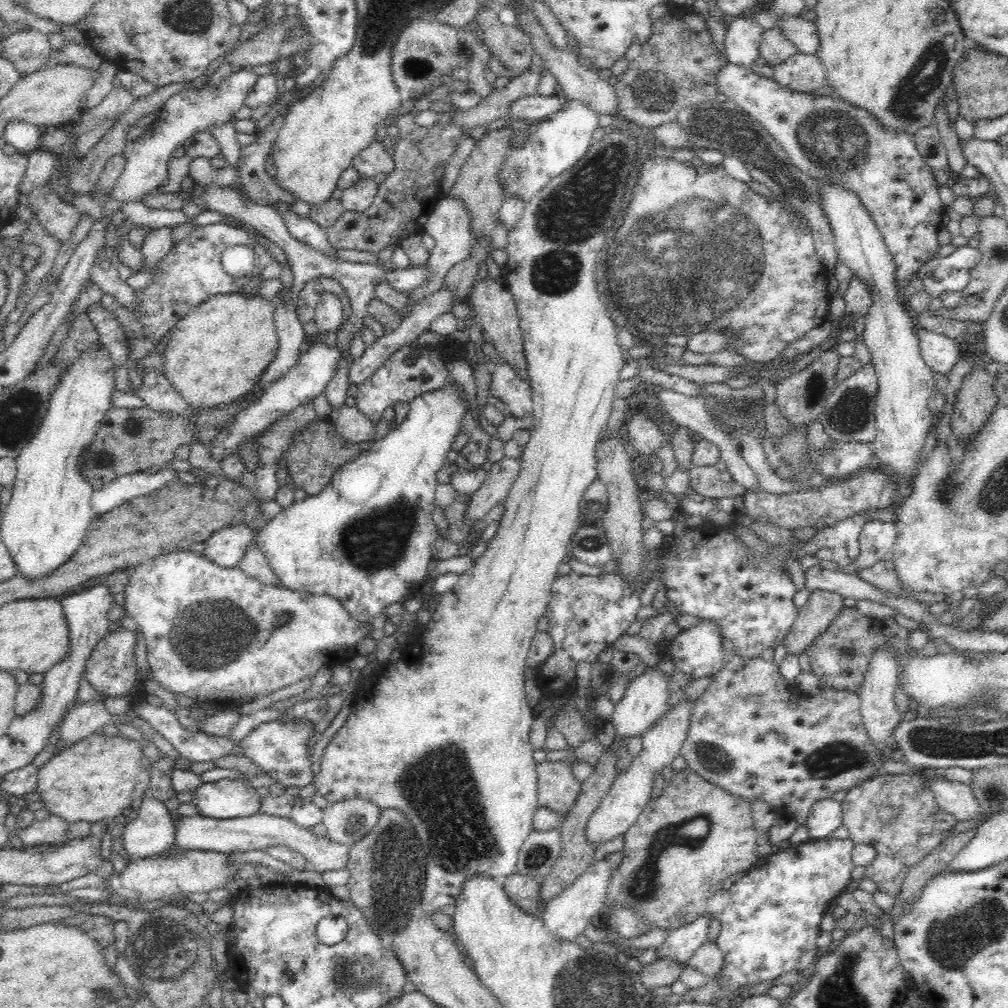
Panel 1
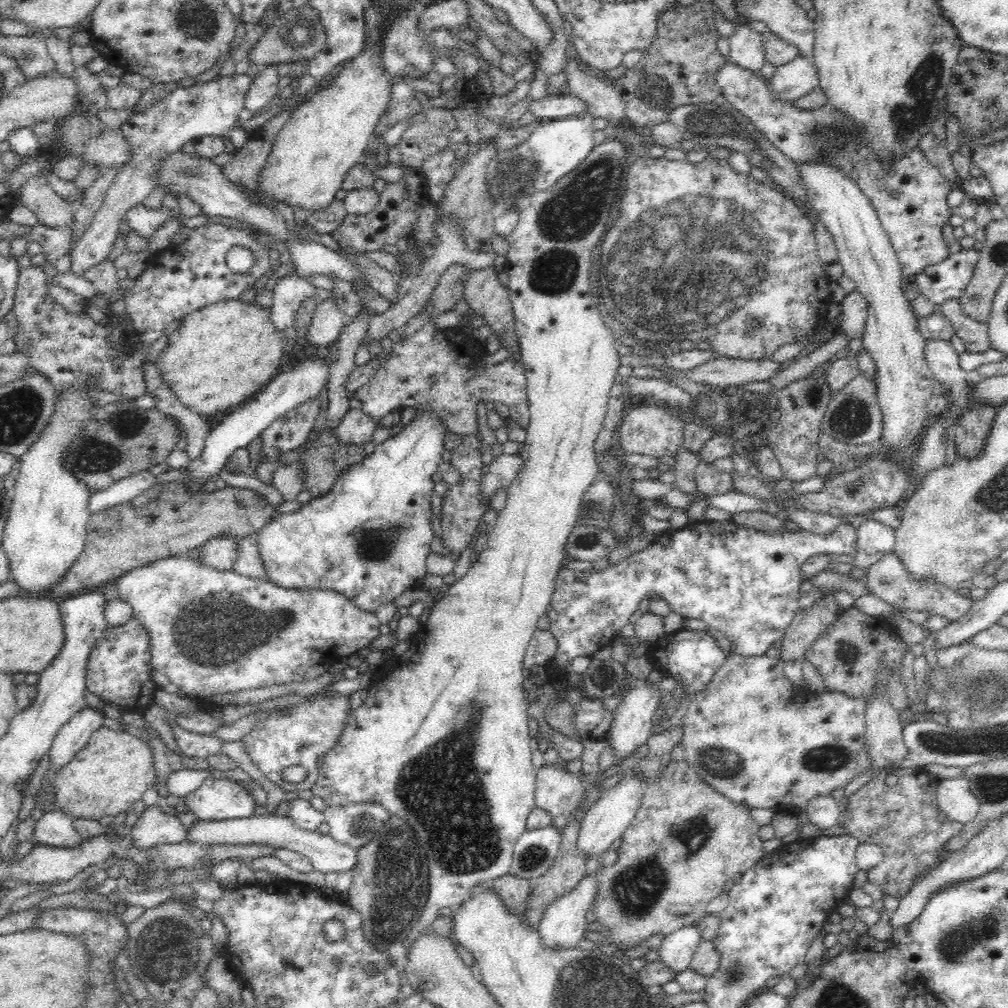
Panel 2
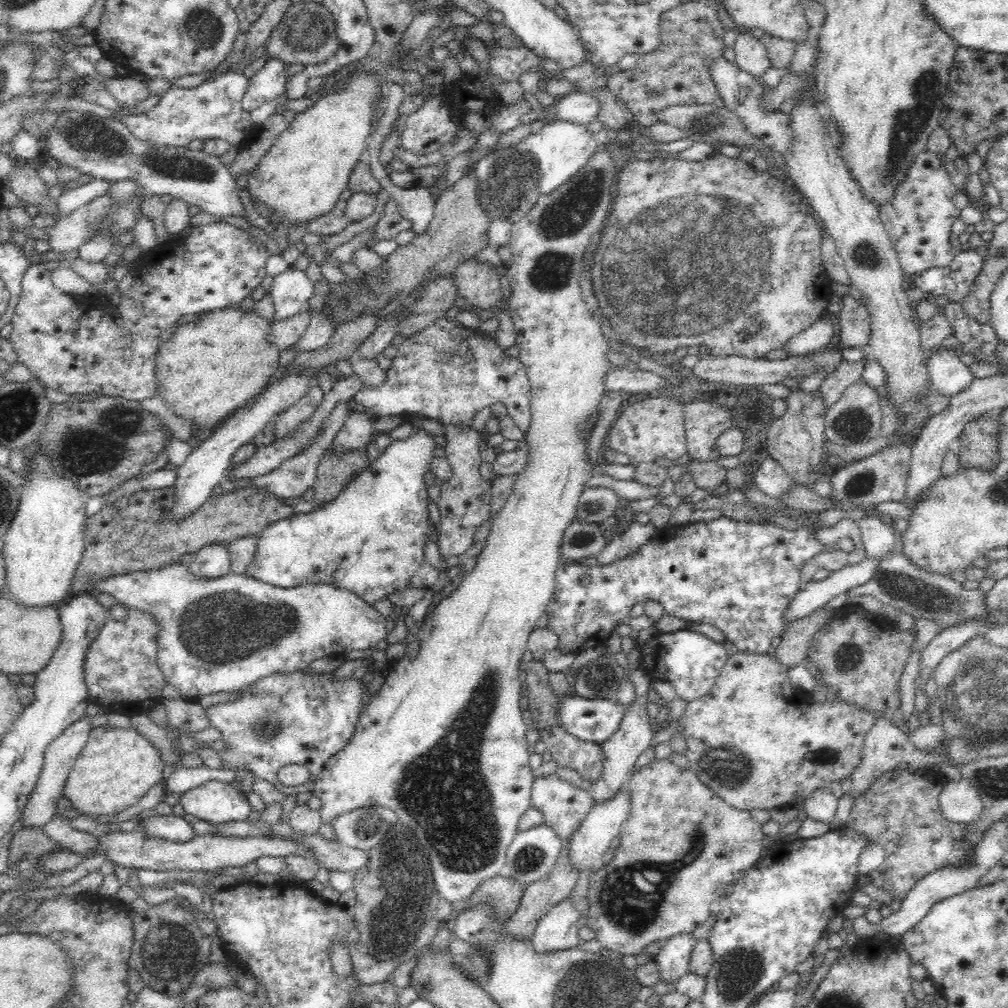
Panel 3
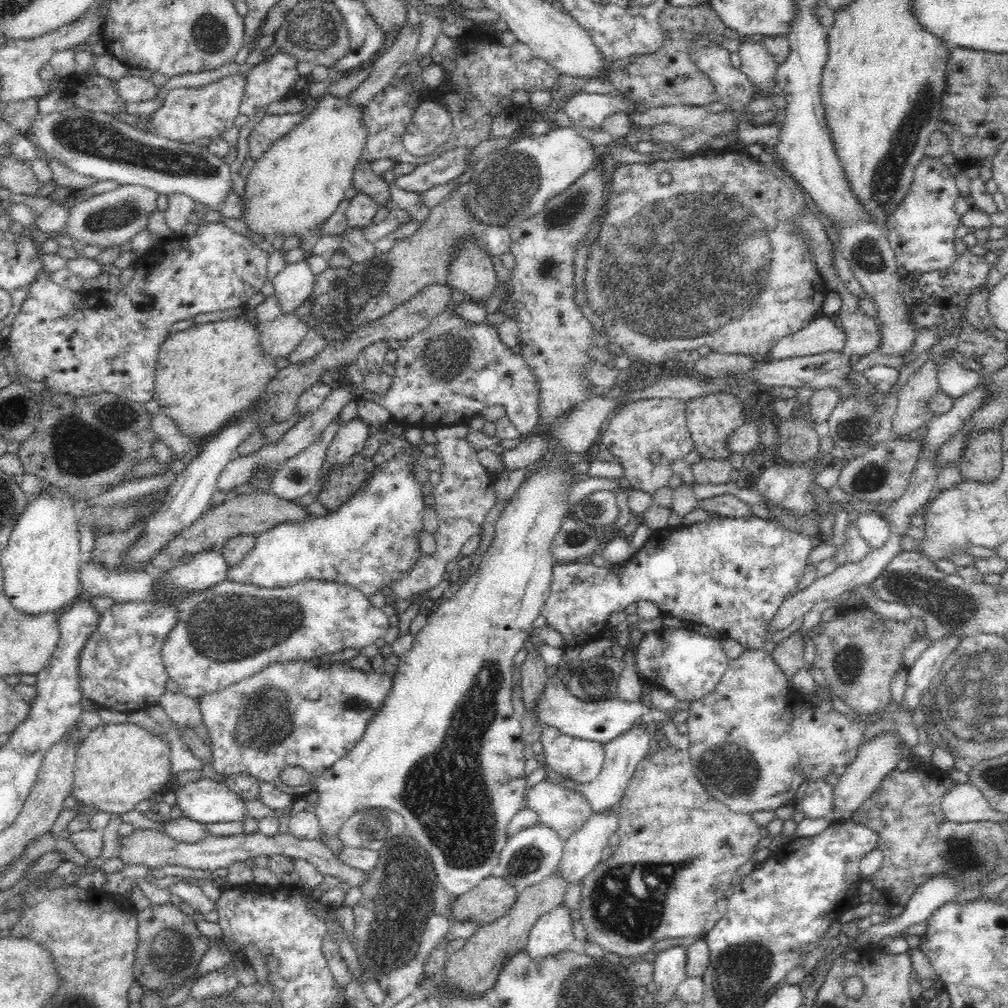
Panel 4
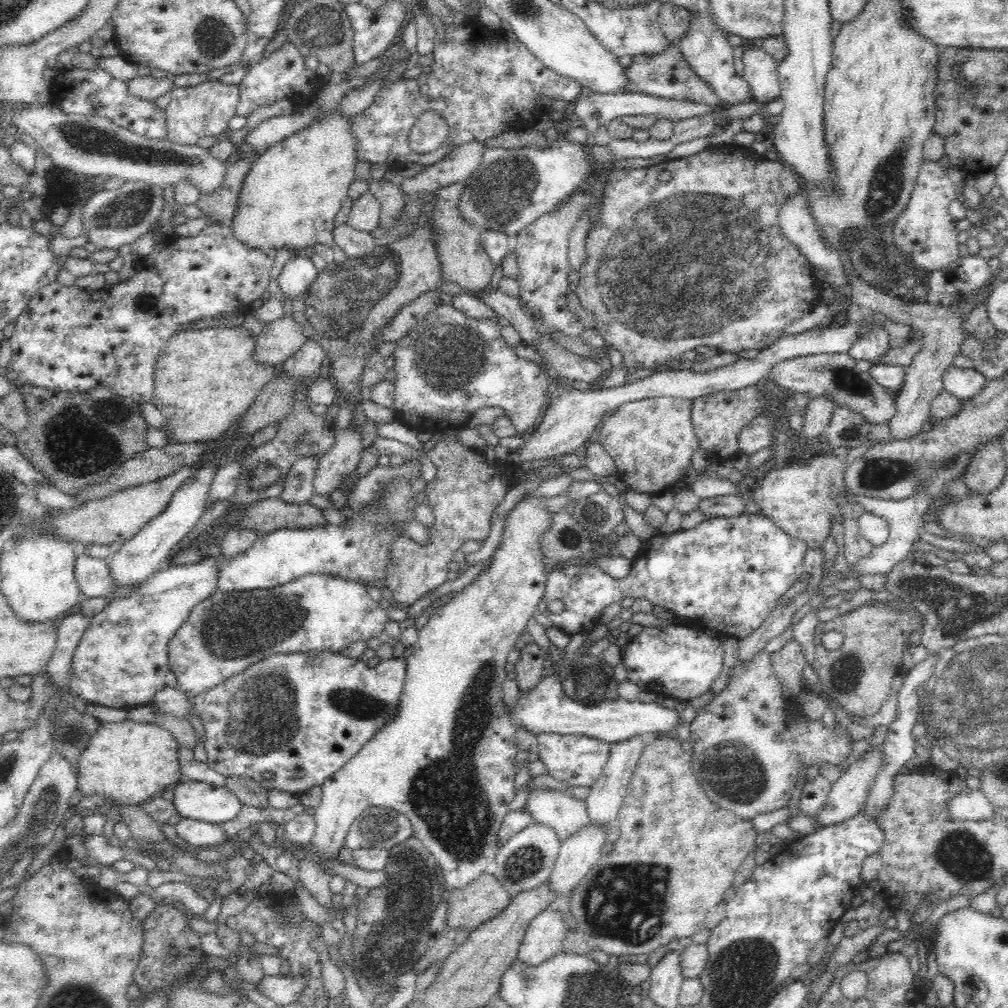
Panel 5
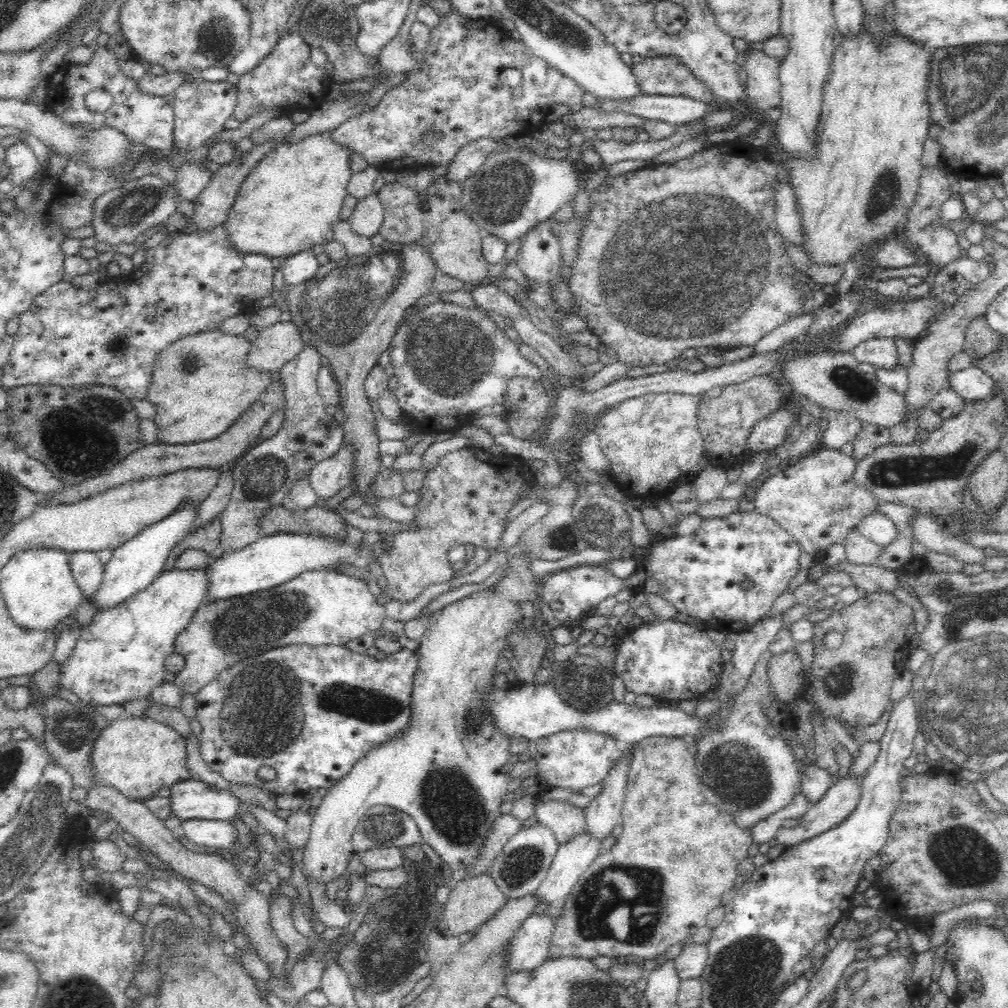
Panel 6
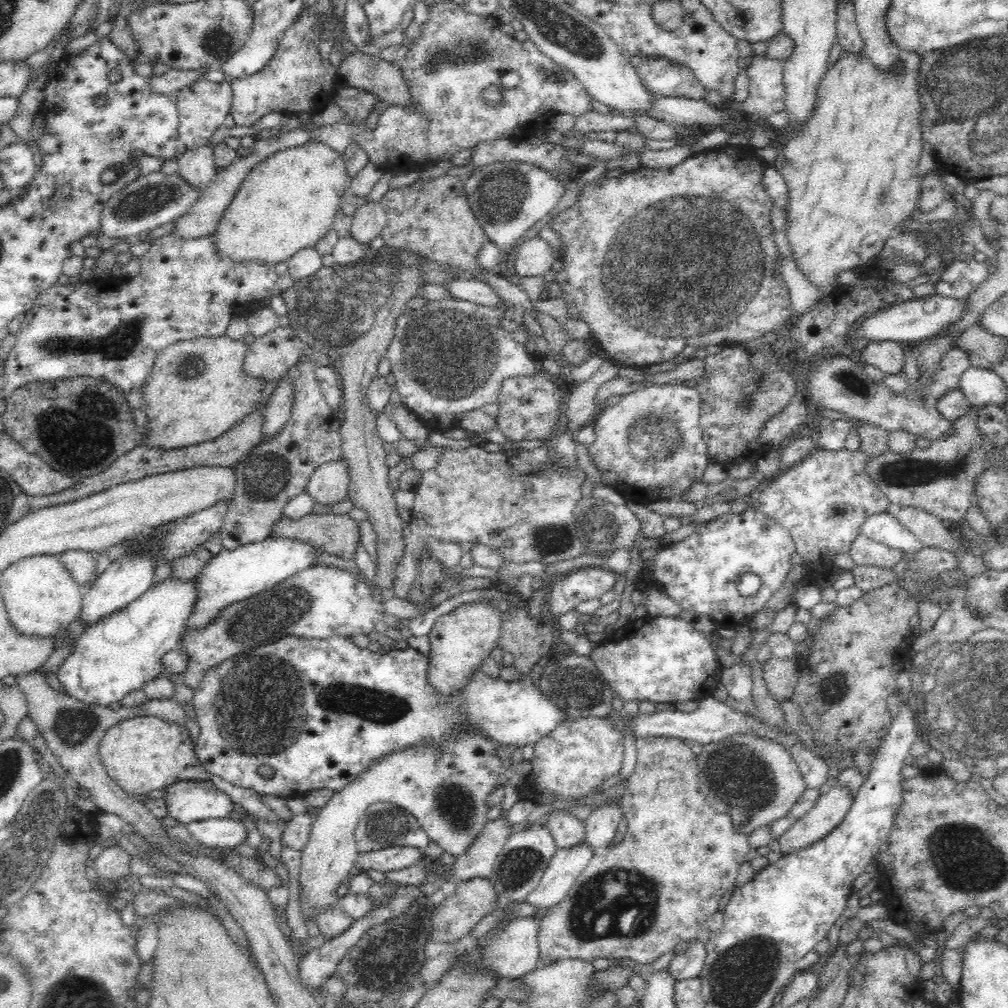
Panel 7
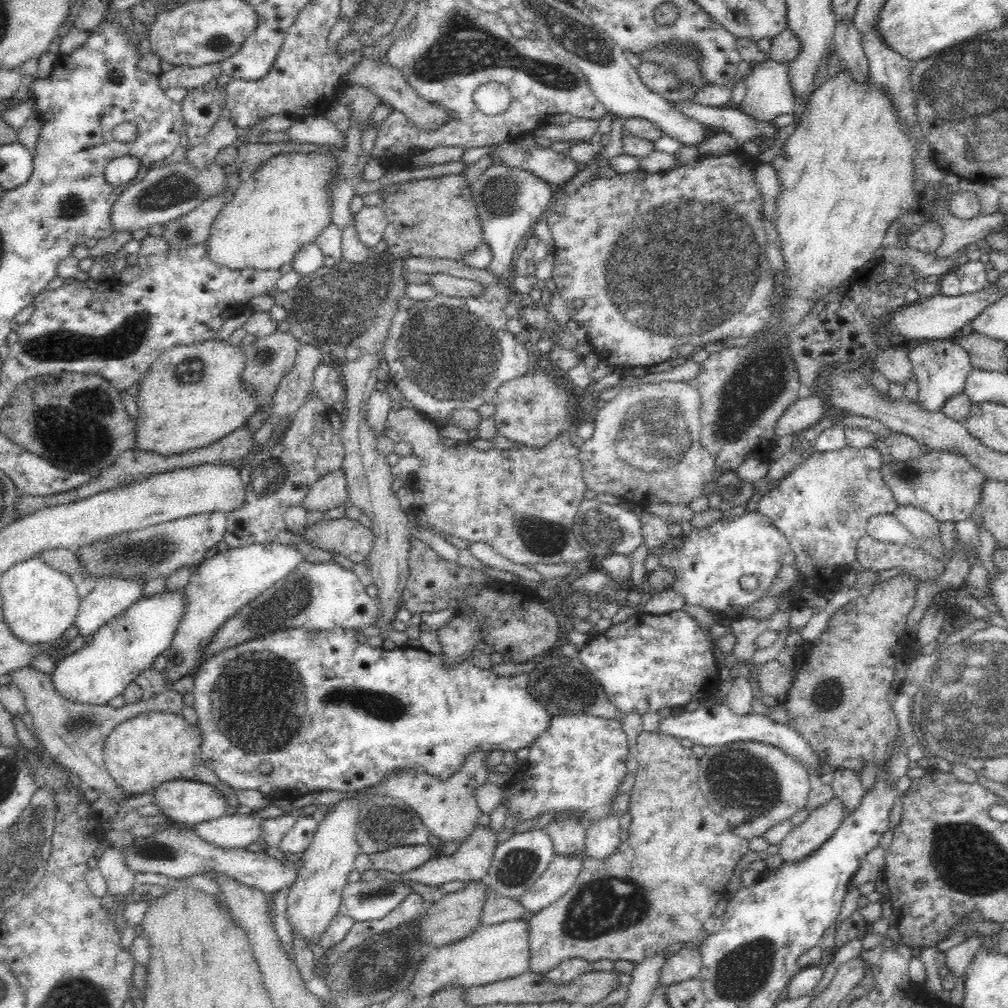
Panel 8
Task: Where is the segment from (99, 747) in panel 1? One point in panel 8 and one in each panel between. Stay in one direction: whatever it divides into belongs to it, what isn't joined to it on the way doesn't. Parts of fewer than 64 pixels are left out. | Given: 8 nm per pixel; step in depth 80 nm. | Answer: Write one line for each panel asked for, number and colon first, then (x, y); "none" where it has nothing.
2: (112, 770)
3: (116, 767)
4: (117, 766)
5: (127, 763)
6: (136, 756)
7: (141, 754)
8: (145, 751)

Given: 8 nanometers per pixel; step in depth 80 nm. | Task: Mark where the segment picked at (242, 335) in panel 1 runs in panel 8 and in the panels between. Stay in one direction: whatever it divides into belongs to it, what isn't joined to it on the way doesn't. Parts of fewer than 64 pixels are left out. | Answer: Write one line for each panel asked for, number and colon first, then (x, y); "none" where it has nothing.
2: (220, 355)
3: (208, 368)
4: (206, 375)
5: (205, 379)
6: (201, 384)
7: (198, 389)
8: (194, 394)

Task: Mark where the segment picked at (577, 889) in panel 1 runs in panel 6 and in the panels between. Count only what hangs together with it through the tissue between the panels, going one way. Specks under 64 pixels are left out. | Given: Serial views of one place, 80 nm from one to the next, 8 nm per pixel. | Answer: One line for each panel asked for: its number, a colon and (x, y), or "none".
2: (563, 925)
3: (558, 929)
4: (552, 933)
5: (543, 938)
6: (529, 948)

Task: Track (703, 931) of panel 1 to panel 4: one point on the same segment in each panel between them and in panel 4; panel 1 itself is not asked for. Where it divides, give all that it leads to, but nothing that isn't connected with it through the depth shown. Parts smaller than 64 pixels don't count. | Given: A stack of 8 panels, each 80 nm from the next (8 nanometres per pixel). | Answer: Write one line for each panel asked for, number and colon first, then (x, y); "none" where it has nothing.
2: (676, 951)
3: (674, 955)
4: (669, 965)

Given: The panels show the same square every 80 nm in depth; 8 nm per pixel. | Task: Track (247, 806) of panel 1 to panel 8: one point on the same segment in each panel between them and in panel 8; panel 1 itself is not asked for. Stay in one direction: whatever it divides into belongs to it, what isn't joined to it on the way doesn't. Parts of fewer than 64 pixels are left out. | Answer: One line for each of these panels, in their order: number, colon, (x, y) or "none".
2: (217, 799)
3: (217, 802)
4: (207, 800)
5: (205, 802)
6: (190, 799)
7: (189, 800)
8: (185, 802)

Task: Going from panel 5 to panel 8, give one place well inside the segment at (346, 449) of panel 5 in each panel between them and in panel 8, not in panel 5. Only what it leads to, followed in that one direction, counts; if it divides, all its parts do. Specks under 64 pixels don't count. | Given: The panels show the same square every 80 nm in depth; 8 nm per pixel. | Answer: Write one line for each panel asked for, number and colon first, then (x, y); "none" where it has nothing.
6: (327, 477)
7: (329, 483)
8: (330, 490)

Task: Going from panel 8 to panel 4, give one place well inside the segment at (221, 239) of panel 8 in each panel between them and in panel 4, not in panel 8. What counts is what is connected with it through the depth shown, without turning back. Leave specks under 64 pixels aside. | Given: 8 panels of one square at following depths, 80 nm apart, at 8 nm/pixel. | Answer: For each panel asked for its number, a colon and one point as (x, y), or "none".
4: (293, 188)
5: (290, 196)
6: (290, 202)
7: (288, 202)

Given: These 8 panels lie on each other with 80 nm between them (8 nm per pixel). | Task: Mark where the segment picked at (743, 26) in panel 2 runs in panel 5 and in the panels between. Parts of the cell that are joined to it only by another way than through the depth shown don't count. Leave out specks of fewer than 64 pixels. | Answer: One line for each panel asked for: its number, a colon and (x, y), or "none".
3: (751, 55)
4: (756, 62)
5: (760, 71)

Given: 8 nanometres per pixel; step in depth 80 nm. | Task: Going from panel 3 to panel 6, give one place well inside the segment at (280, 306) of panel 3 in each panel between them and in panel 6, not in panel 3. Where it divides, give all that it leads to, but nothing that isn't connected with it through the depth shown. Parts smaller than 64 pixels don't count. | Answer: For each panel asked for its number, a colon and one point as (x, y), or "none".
4: (294, 284)
5: (298, 273)
6: (297, 269)

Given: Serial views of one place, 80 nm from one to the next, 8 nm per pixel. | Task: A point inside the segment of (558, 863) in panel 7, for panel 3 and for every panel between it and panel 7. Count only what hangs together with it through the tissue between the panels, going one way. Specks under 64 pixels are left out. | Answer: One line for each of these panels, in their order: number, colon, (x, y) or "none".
3: (604, 822)
4: (582, 852)
5: (578, 854)
6: (573, 857)

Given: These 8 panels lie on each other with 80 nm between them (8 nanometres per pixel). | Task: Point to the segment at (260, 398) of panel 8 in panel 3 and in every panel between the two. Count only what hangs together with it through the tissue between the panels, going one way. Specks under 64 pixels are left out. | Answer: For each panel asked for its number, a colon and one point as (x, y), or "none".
3: (282, 335)
4: (278, 337)
5: (279, 339)
6: (279, 343)
7: (268, 357)

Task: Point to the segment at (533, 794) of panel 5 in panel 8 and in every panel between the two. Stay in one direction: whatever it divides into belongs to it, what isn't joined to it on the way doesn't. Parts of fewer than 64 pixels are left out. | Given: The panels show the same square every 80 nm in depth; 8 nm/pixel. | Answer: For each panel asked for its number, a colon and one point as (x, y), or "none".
6: (566, 820)
7: (567, 830)
8: (568, 835)

